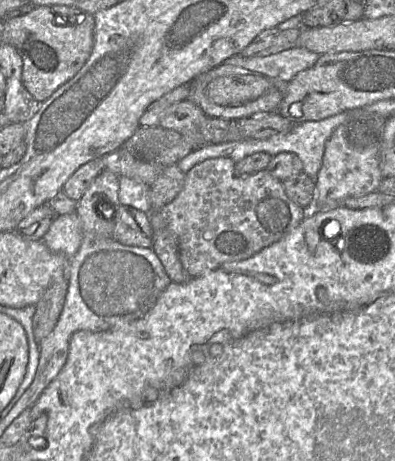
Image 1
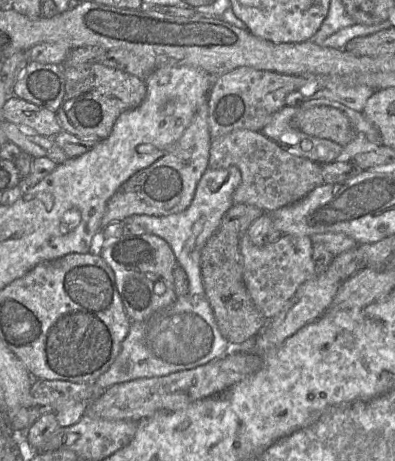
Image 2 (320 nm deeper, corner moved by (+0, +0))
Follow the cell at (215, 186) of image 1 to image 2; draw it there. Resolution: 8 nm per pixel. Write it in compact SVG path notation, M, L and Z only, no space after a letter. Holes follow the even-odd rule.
M245 233L239 237L239 250L247 291L255 306L268 321L281 312L302 284L318 274L312 260L312 241L307 236L281 235L274 243L257 247Z

